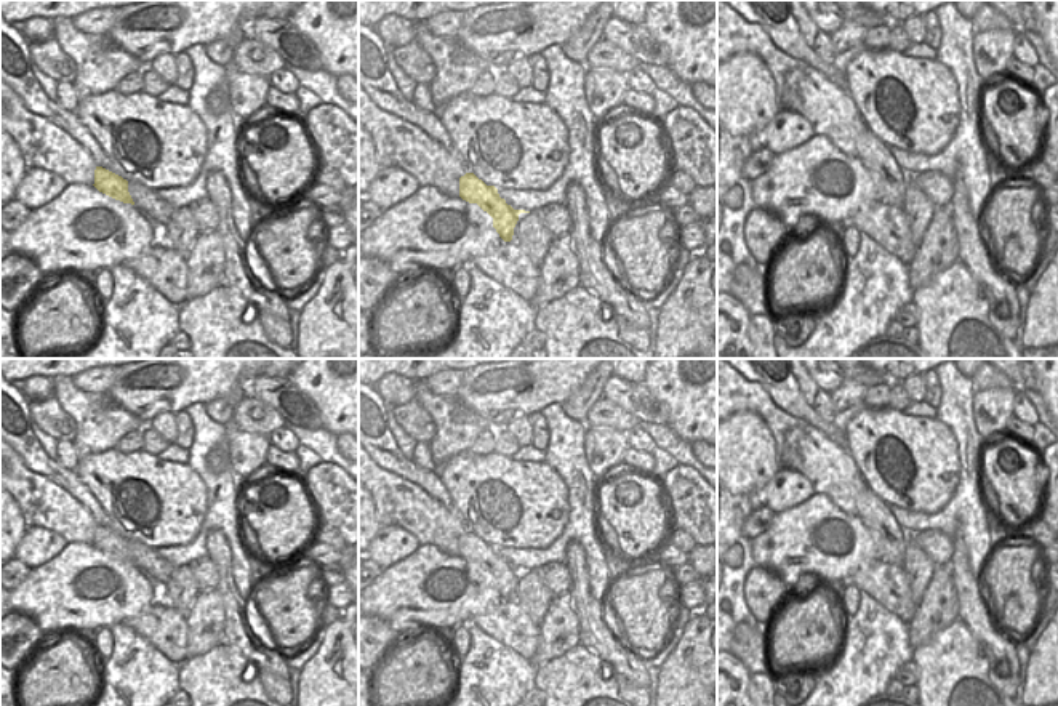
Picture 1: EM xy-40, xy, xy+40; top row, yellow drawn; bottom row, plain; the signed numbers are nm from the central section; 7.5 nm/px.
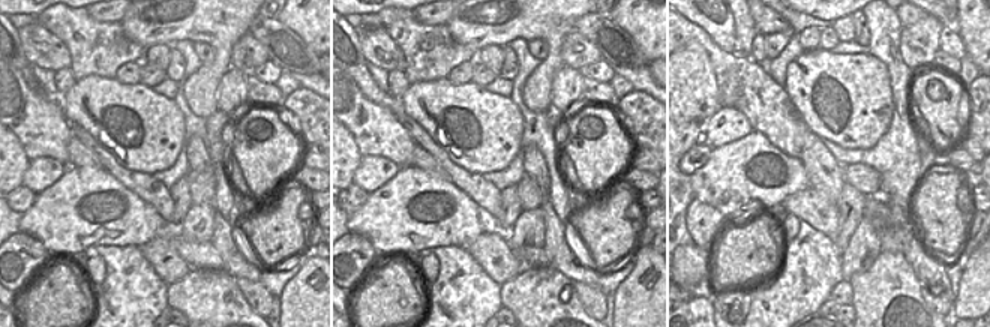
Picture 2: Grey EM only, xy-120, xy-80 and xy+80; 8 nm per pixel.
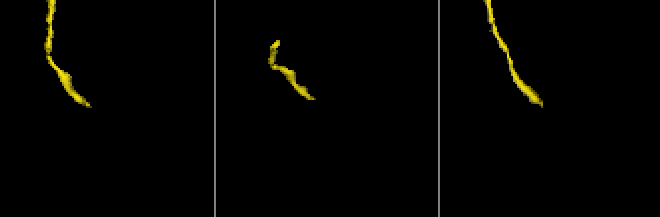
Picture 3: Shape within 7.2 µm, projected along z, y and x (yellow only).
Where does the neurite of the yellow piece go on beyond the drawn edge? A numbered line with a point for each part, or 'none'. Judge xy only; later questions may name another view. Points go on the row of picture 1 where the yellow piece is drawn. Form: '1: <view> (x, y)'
1: xy (528, 200)

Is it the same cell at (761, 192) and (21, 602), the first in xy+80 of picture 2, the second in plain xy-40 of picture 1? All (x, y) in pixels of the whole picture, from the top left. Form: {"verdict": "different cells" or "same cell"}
{"verdict": "same cell"}

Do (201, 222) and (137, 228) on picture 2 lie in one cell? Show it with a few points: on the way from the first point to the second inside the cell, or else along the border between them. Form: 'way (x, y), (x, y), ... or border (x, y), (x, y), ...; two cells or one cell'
border (180, 224), (180, 234), (185, 239), (210, 242); two cells

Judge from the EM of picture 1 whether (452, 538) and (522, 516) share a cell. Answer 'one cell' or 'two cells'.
two cells

